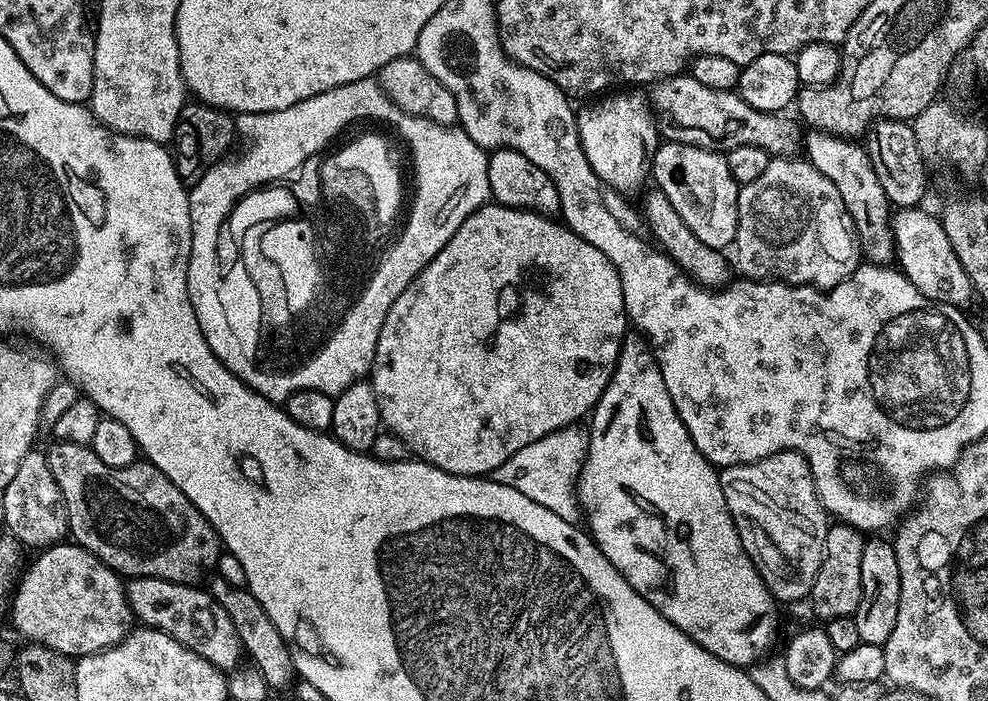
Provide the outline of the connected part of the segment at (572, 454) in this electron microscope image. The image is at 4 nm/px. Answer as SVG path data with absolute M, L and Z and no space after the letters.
M580 426L560 428L556 432L546 434L546 438L538 438L538 442L530 442L530 446L522 446L518 454L510 454L502 466L491 472L491 479L502 486L510 486L510 490L518 490L518 494L526 494L538 506L546 506L546 510L554 510L558 518L566 518L566 522L579 525L582 520L582 507L578 495L580 472L584 469L584 460L588 457L588 436Z

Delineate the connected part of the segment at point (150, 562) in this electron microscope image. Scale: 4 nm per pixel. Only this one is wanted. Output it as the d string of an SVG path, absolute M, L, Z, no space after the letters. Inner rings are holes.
M52 442L52 445L46 448L46 455L48 465L50 466L50 474L54 474L54 482L58 482L58 490L64 499L64 509L68 515L68 531L71 539L75 543L82 545L86 550L90 550L90 554L98 557L107 568L112 568L124 578L131 578L133 576L166 578L166 582L194 585L199 585L201 583L200 579L208 571L211 573L215 569L222 555L219 534L214 530L214 526L210 526L210 522L206 517L200 513L198 506L194 506L194 502L190 502L190 498L186 498L186 494L182 494L182 490L178 490L178 486L174 486L174 482L170 482L170 478L166 478L166 474L162 474L162 470L158 470L158 466L148 463L143 458L137 459L135 464L122 466L121 468L106 466L106 462L102 462L102 458L98 458L98 454L94 454L89 445L75 444L74 442Z

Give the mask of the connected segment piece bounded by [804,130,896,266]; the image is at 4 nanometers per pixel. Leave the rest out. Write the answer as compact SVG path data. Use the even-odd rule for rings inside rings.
M815 130L807 133L804 144L806 152L808 148L808 163L838 186L838 194L842 194L842 202L846 202L846 210L856 227L861 257L869 264L891 265L896 260L896 239L892 233L894 212L886 198L886 190L882 190L882 182L878 182L878 174L874 174L867 151L861 145L859 148L855 139Z

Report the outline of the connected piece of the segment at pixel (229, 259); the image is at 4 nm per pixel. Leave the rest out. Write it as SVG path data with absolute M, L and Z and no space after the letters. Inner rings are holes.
M369 78L350 82L346 86L338 86L334 90L326 90L322 94L314 94L314 98L306 98L294 106L286 106L286 110L274 110L273 112L245 112L242 116L242 124L248 128L256 128L252 132L252 144L248 144L246 151L254 156L258 156L260 162L248 162L256 164L254 170L276 170L277 173L284 173L293 165L299 164L304 158L318 158L316 164L316 196L314 200L302 200L296 198L276 176L271 180L264 180L268 188L278 188L278 194L282 194L284 200L288 200L286 208L288 210L274 210L276 214L270 218L262 218L248 226L240 236L216 236L217 225L220 223L224 212L228 211L228 184L224 178L228 172L234 170L234 166L229 166L227 162L215 164L209 172L202 177L198 183L191 185L188 192L188 205L190 206L190 222L192 223L192 253L188 263L188 293L190 302L194 306L194 314L198 318L198 326L218 359L230 358L230 338L226 324L234 322L258 322L258 328L266 330L256 330L256 354L258 362L268 364L270 370L262 370L266 374L262 376L250 376L248 387L258 394L262 394L267 400L283 402L290 394L298 390L318 390L322 394L330 397L339 396L342 390L346 390L357 382L363 381L372 371L374 354L378 346L378 334L382 330L382 322L386 322L386 314L390 314L390 306L394 306L394 298L410 286L410 282L417 274L424 269L450 242L454 230L466 222L470 214L477 212L482 205L489 203L492 191L490 190L490 174L488 173L489 153L483 148L479 148L466 134L464 129L451 124L439 124L433 120L424 120L420 116L411 116L409 112L402 111L398 106L390 102L390 98L381 90L379 83L375 79ZM272 230L278 230L276 236L268 236Z

